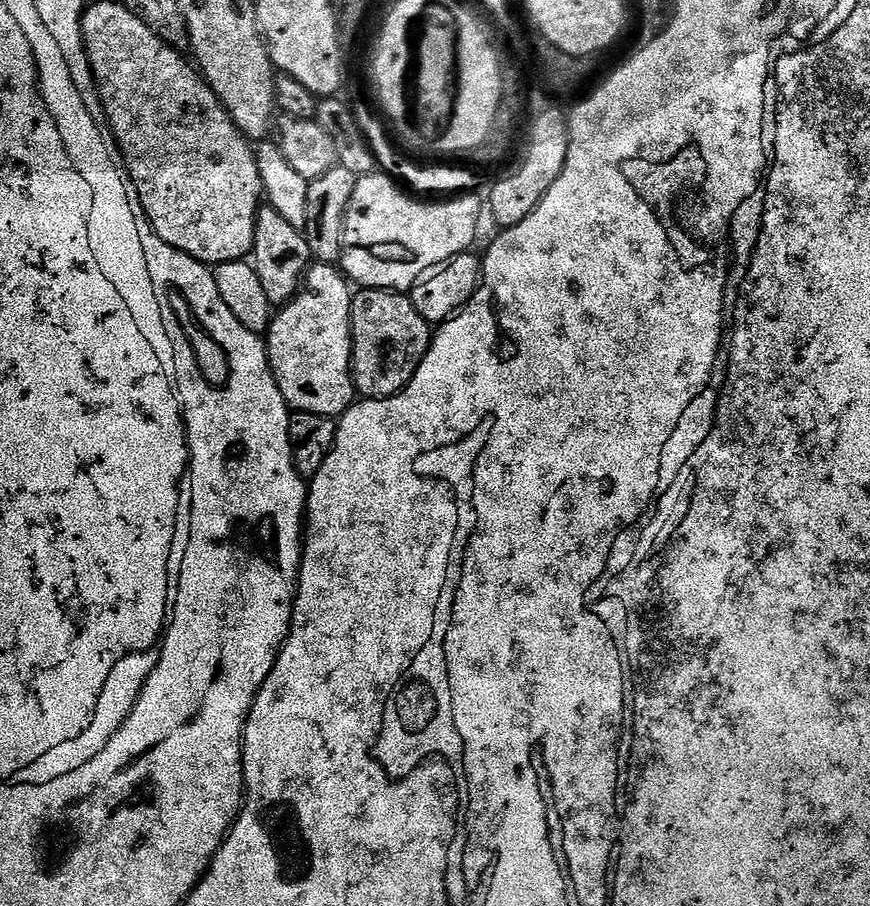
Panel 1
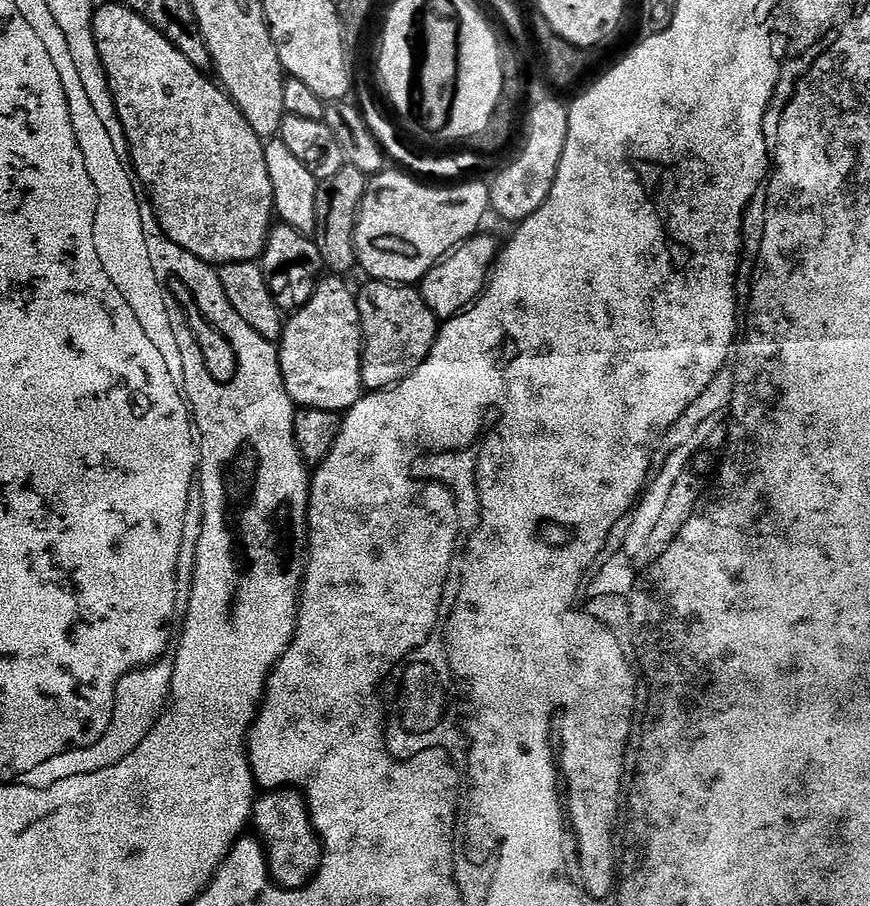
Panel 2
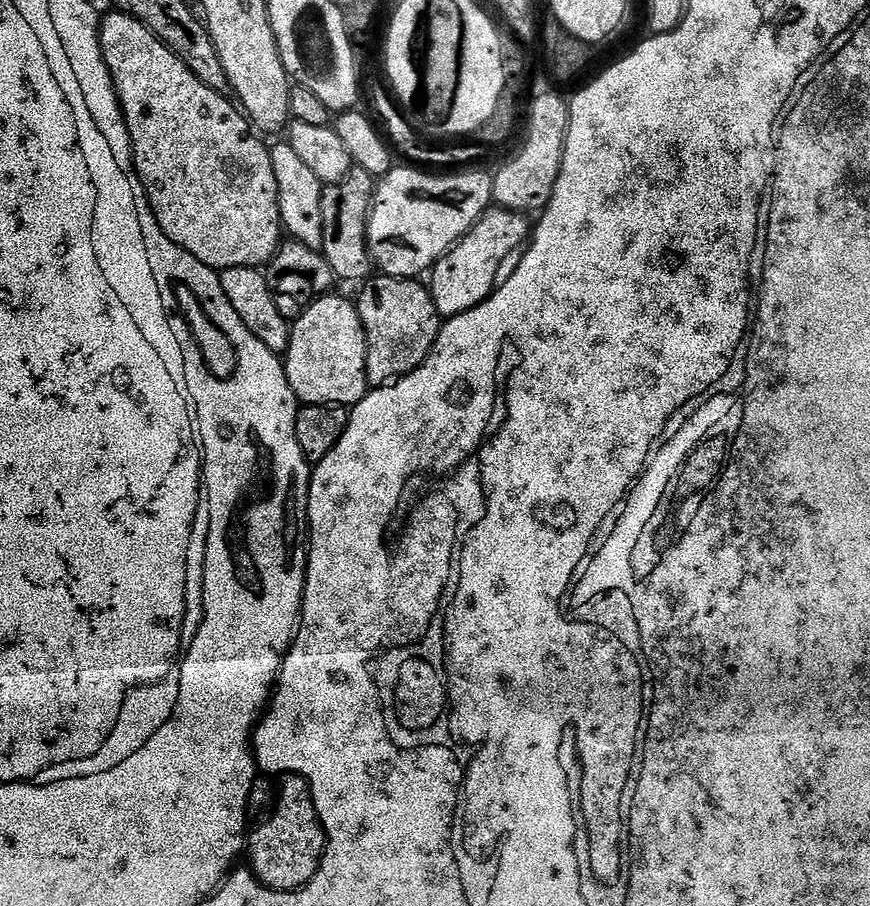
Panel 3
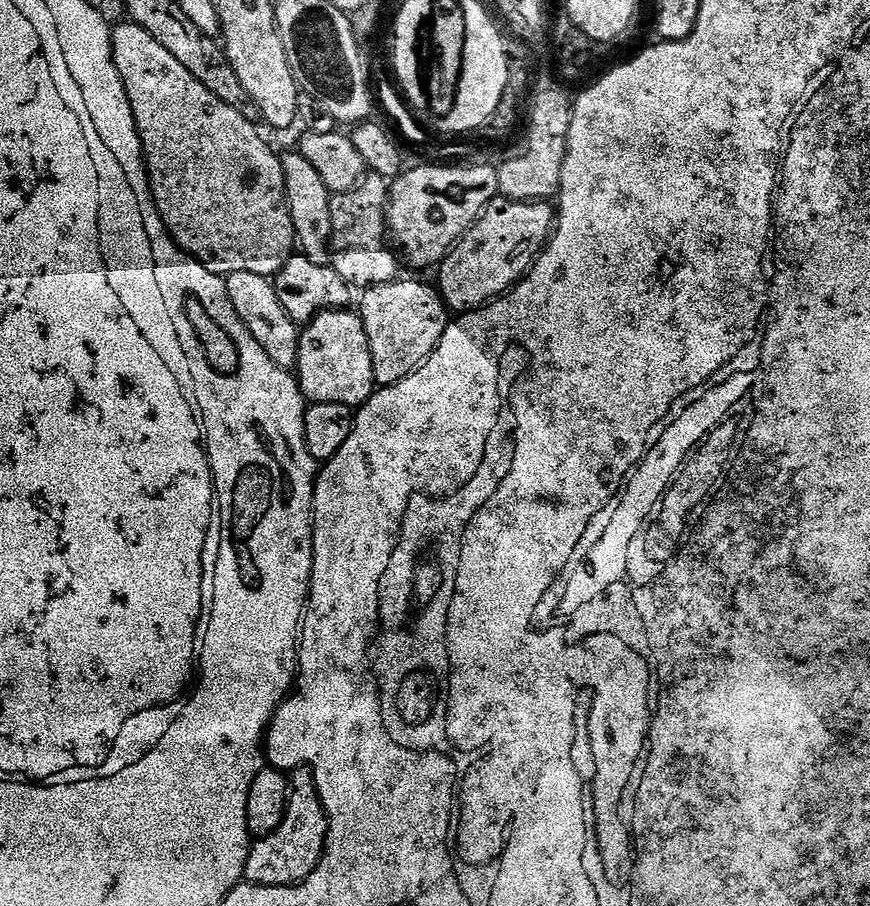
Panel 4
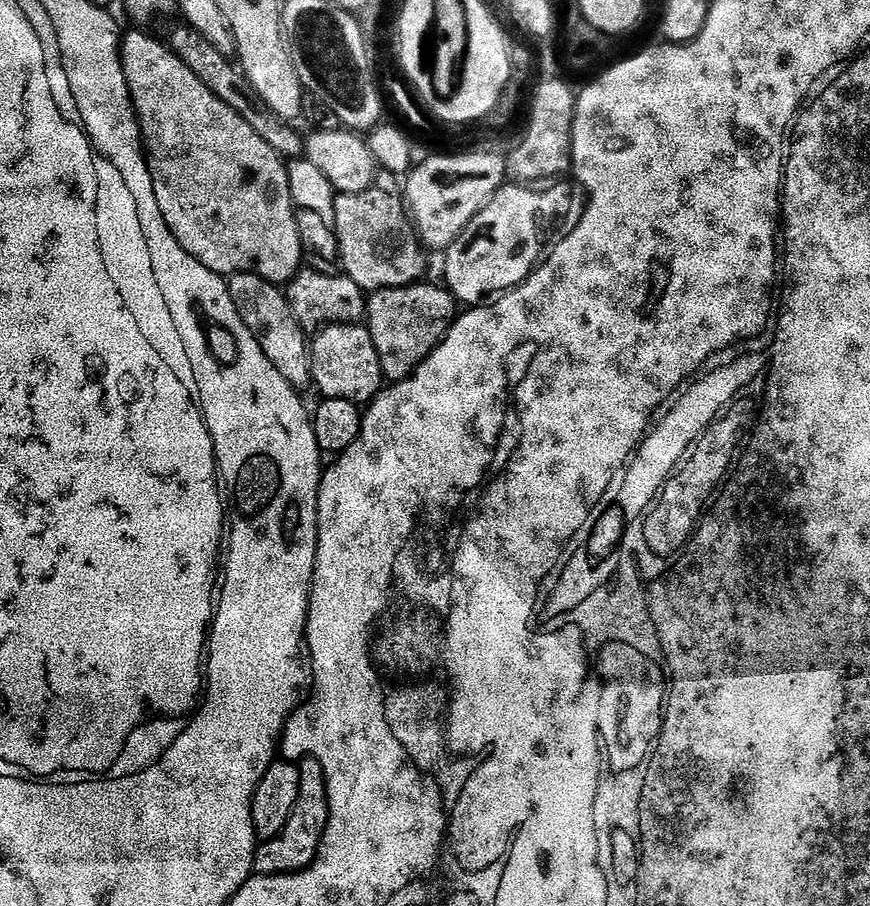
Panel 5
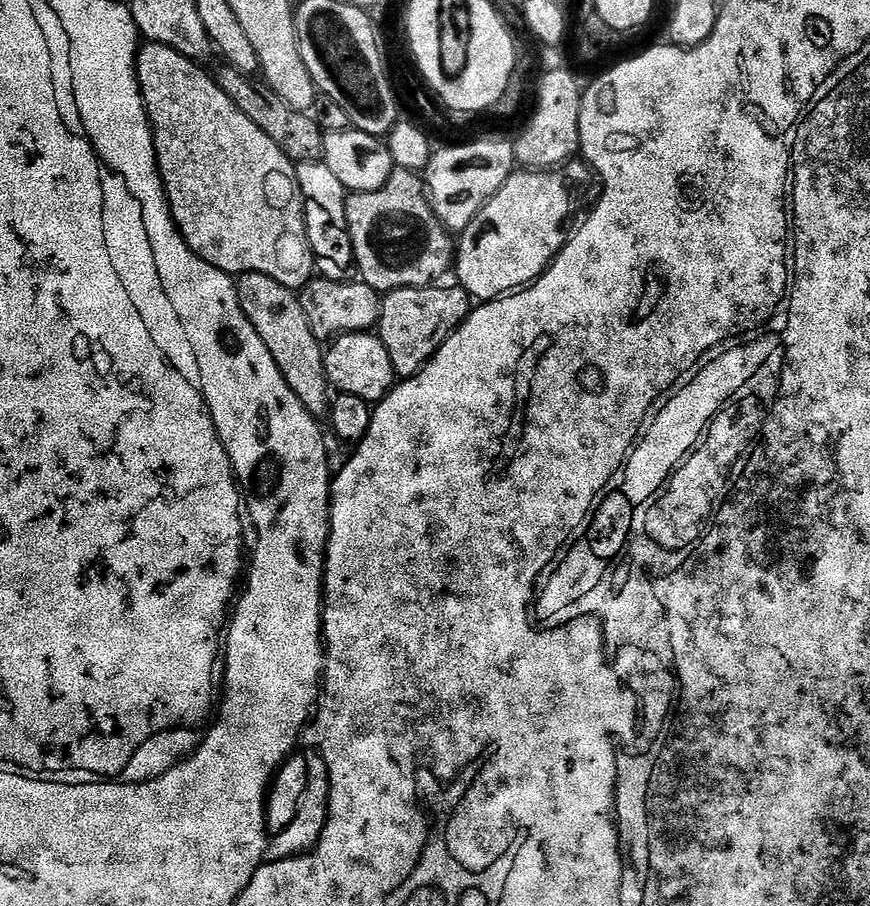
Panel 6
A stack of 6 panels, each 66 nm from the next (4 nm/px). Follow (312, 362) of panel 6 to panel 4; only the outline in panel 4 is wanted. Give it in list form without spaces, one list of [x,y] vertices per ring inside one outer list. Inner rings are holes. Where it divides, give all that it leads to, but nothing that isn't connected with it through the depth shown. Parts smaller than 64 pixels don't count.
[[[231,272],[226,278],[226,290],[230,294],[230,302],[234,302],[234,310],[238,310],[238,318],[242,318],[246,330],[254,334],[258,346],[262,346],[278,366],[295,369],[301,329],[292,321],[290,314],[286,314],[286,306],[282,306],[278,298],[275,283],[262,274]]]

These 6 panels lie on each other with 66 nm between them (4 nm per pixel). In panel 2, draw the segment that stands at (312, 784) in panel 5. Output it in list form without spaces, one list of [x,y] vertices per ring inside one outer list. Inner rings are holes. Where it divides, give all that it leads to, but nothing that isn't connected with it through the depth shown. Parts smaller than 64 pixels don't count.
[[[288,786],[273,789],[265,796],[265,799],[262,796],[253,803],[252,828],[264,845],[269,875],[280,888],[304,888],[320,868],[323,856],[308,804],[299,789]]]

